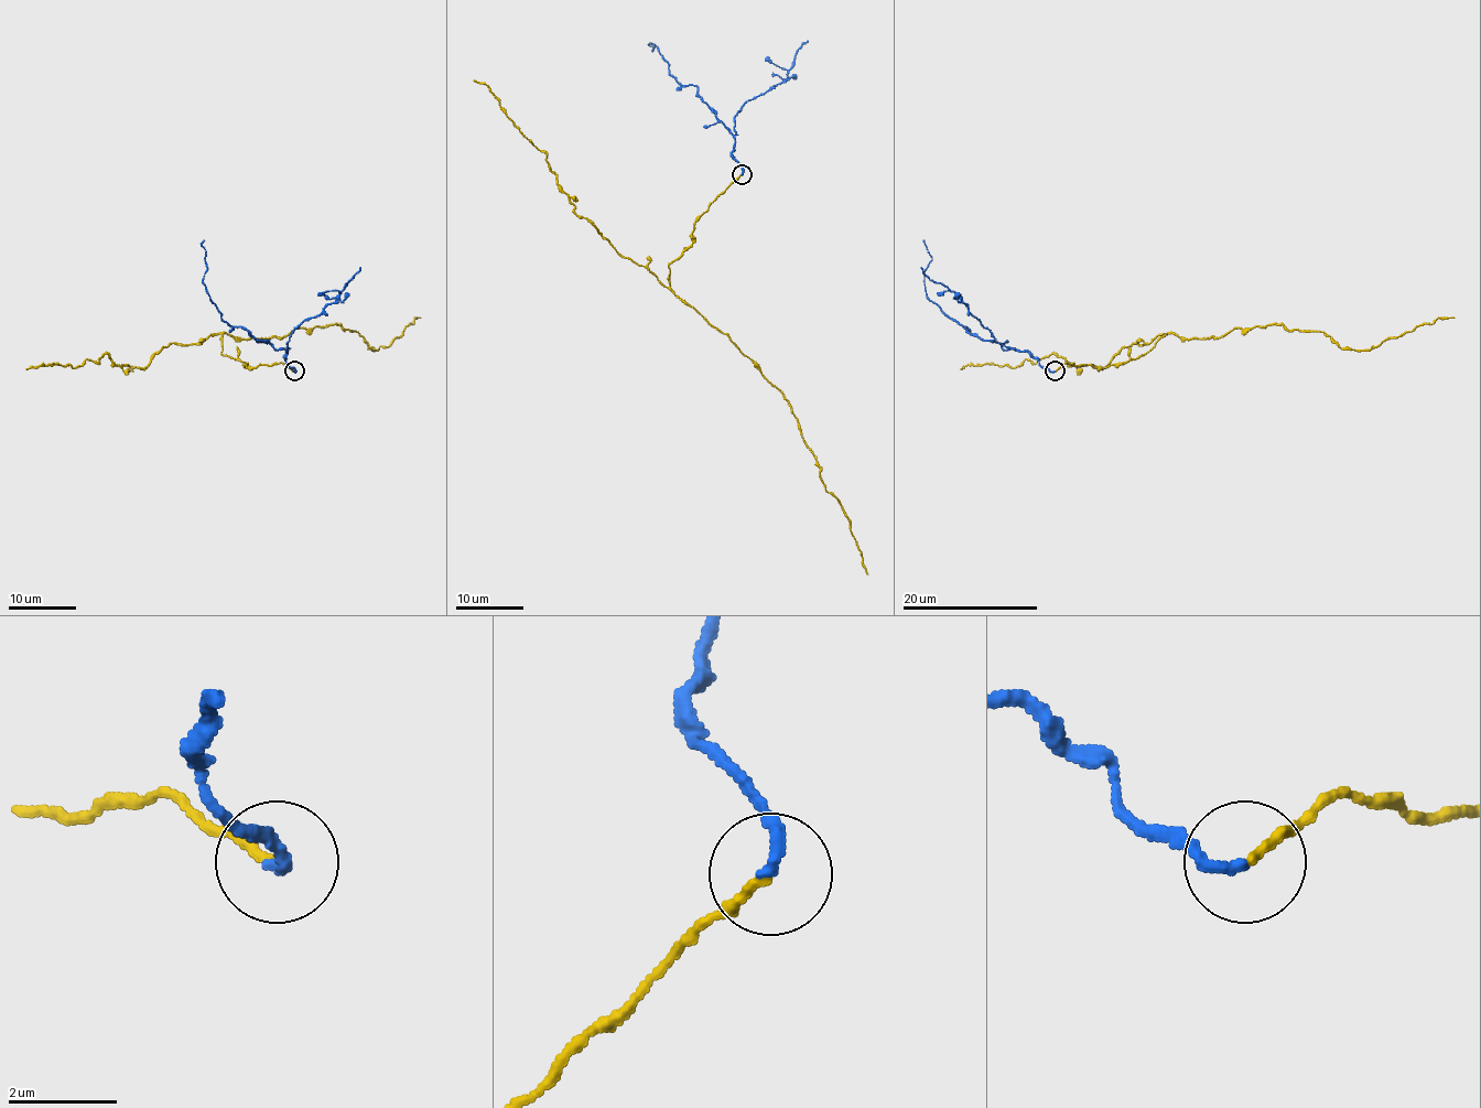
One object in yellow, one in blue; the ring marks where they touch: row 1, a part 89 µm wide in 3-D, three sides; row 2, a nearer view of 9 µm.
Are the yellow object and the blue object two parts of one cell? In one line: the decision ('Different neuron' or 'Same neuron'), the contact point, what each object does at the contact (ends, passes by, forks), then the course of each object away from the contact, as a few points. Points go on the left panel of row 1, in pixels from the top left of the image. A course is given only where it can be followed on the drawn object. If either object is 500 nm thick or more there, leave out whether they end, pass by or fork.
Same neuron. Place: (294, 370). At the ring yellow ends. At the ring blue ends. Course of yellow: (295, 370), (248, 367), (224, 355), (224, 333), (270, 339), (334, 325), (376, 351), (420, 318). Course of blue: (295, 370), (284, 361), (284, 351), (227, 325), (202, 281), (207, 267), (204, 240)

